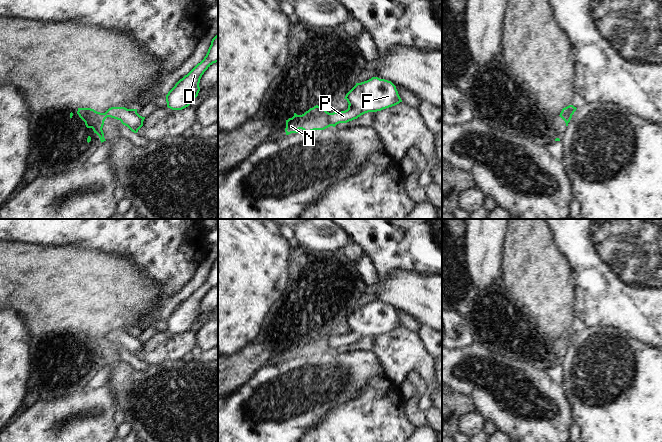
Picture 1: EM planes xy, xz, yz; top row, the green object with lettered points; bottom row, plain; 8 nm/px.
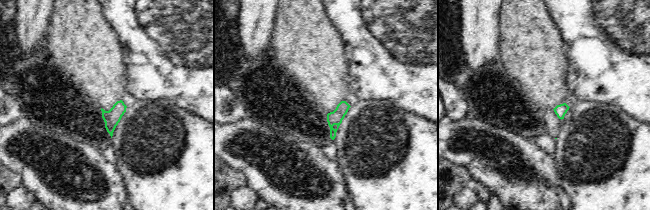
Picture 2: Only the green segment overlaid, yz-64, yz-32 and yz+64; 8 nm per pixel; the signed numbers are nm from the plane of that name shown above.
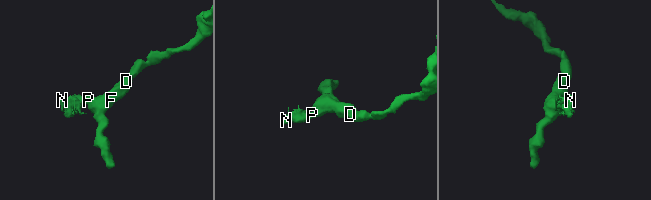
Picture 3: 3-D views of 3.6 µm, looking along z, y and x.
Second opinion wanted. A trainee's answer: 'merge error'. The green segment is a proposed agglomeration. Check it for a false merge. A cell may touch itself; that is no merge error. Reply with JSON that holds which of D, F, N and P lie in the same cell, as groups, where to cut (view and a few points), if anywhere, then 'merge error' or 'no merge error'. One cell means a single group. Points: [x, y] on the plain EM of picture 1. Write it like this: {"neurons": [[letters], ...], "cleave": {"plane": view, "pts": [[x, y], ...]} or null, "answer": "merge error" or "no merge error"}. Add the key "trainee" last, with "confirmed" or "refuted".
{"neurons": [["D", "F", "P"], ["N"]], "cleave": {"plane": "yz", "pts": [[572, 336], [571, 339], [560, 339]]}, "answer": "merge error", "trainee": "confirmed"}

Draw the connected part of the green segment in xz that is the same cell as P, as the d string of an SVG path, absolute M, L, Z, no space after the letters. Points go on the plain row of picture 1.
M372 301L356 307L346 318L348 333L329 339L330 350L347 347L368 336L377 336L402 326L396 310L388 304Z

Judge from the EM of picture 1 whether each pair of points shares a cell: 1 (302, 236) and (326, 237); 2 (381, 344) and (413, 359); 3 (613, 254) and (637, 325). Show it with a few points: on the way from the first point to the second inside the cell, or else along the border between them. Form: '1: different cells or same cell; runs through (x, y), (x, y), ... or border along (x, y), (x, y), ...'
1: same cell; runs through (308, 236), (320, 236)
2: same cell; runs through (389, 347), (405, 352)
3: same cell; runs through (631, 272), (637, 278), (637, 307)

